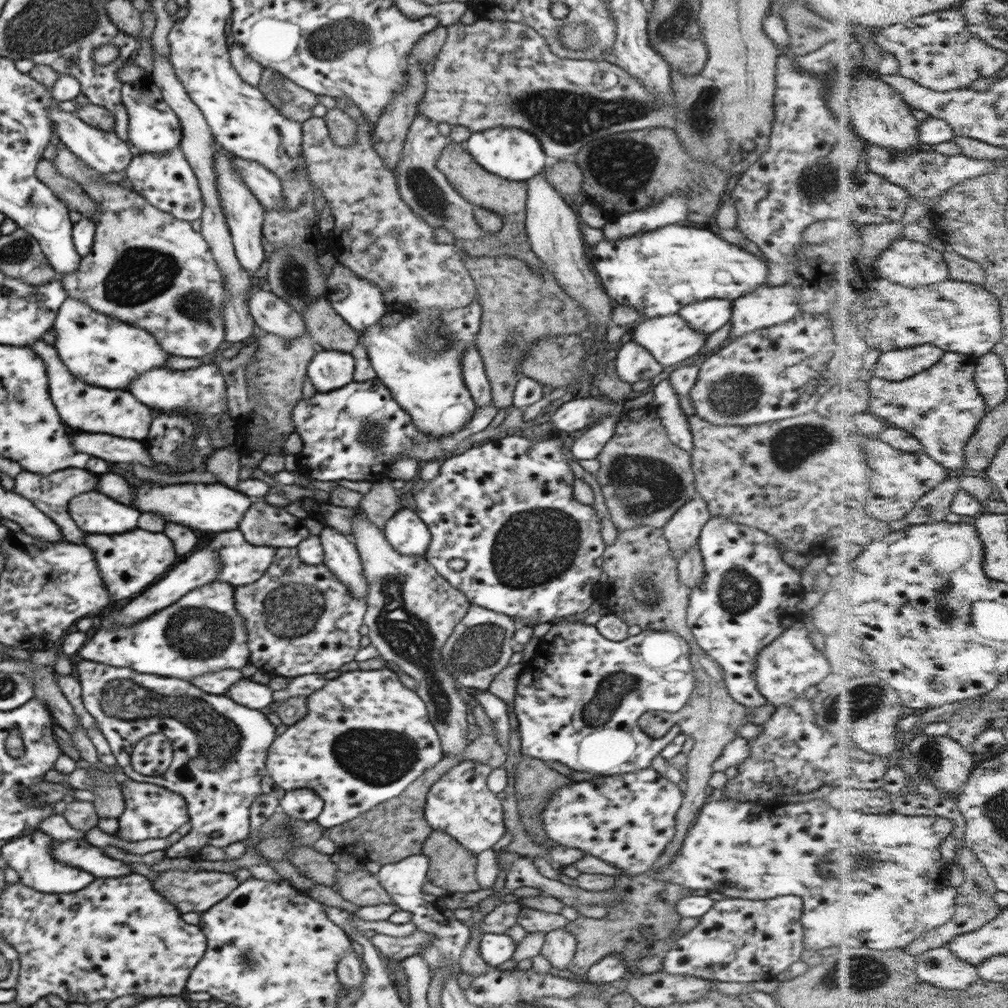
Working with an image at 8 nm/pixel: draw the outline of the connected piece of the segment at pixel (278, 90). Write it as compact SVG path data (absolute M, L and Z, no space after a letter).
M269 69L263 70L258 88L282 116L301 124L319 104L318 96Z

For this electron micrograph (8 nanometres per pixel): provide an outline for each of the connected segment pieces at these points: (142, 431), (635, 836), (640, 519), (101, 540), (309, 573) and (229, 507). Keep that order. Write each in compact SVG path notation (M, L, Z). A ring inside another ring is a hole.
M37 340L28 347L32 347L42 357L46 365L50 398L69 431L112 434L112 436L138 441L142 441L148 436L150 422L153 420L151 408L138 402L138 399L132 396L130 391L92 386L72 376L68 367L60 360L53 345L46 344L42 340Z
M648 767L644 770L628 772L626 774L604 776L604 778L598 778L598 780L594 780L594 782L575 782L572 785L566 785L558 789L558 791L556 791L556 793L554 793L554 795L548 799L548 802L545 804L544 812L541 812L541 814L538 815L542 817L542 829L545 830L549 838L555 840L561 846L568 848L580 848L580 850L587 852L588 855L595 856L596 858L604 860L604 862L608 862L608 864L621 868L624 872L624 875L637 875L652 868L653 864L657 862L659 856L663 853L663 850L666 848L666 846L668 846L669 842L676 834L675 816L683 801L683 789L683 784L676 785L670 782L670 780L667 778L662 777L662 775L660 775L660 773L658 773L656 770Z
M632 409L624 413L621 421L615 427L612 438L601 449L597 459L600 468L594 473L594 476L601 486L606 506L610 511L609 519L620 532L632 530L638 526L663 529L668 520L688 500L698 496L695 476L691 467L691 453L682 450L668 438L663 420L657 412L652 412L652 410Z
M141 529L114 535L86 534L84 541L84 546L88 546L90 552L94 552L96 568L116 604L122 604L128 598L133 599L140 592L151 588L176 566L178 556L172 544L172 540L166 538L164 534Z
M297 548L278 549L273 561L256 582L234 589L235 607L245 620L248 632L246 647L250 651L249 663L270 675L293 679L303 674L324 674L330 670L339 670L344 664L355 660L361 650L358 630L364 624L366 599L354 598L348 587L324 564L304 564Z
M144 482L134 492L134 508L138 512L158 512L164 516L166 522L182 524L187 528L194 528L201 532L226 532L237 530L242 516L250 509L255 499L234 490L222 483L178 483L166 486Z

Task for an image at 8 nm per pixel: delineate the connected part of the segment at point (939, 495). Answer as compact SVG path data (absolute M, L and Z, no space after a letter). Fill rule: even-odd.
M965 473L954 475L923 496L917 503L917 508L907 517L909 523L920 525L946 521L946 516L953 512L952 506L964 476Z

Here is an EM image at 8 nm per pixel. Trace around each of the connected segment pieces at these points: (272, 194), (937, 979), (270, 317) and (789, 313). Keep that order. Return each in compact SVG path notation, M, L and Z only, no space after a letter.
M232 155L232 165L260 204L266 209L285 210L280 178L254 160L248 161Z
M950 946L930 949L918 955L922 981L939 991L966 990L980 980L979 967L962 960Z
M251 287L246 302L255 324L258 324L261 330L277 334L286 340L300 338L307 332L303 316L266 287Z
M773 283L770 286L760 286L754 292L748 292L734 300L732 304L732 316L730 320L731 331L728 341L737 336L757 331L764 327L772 327L777 324L788 322L794 319L798 314L797 292L799 290L792 284Z

